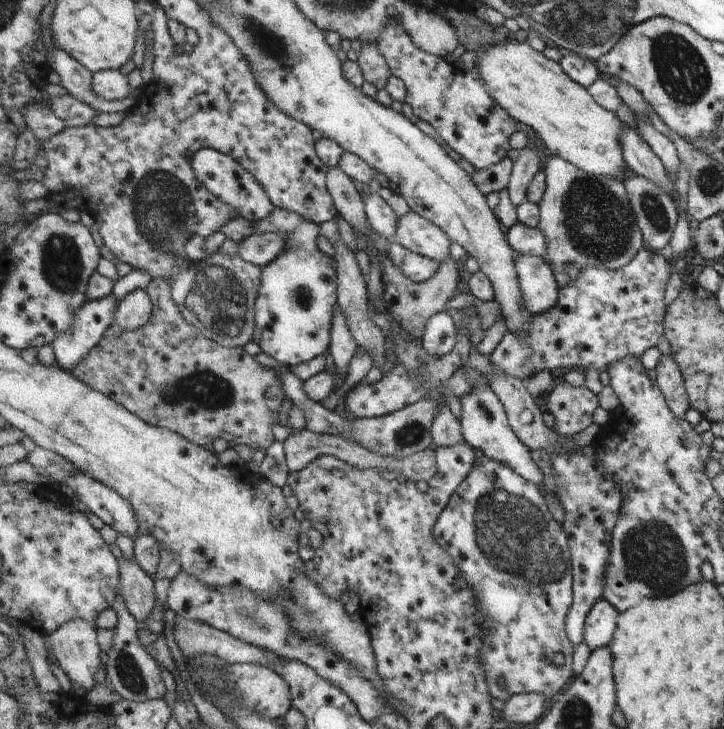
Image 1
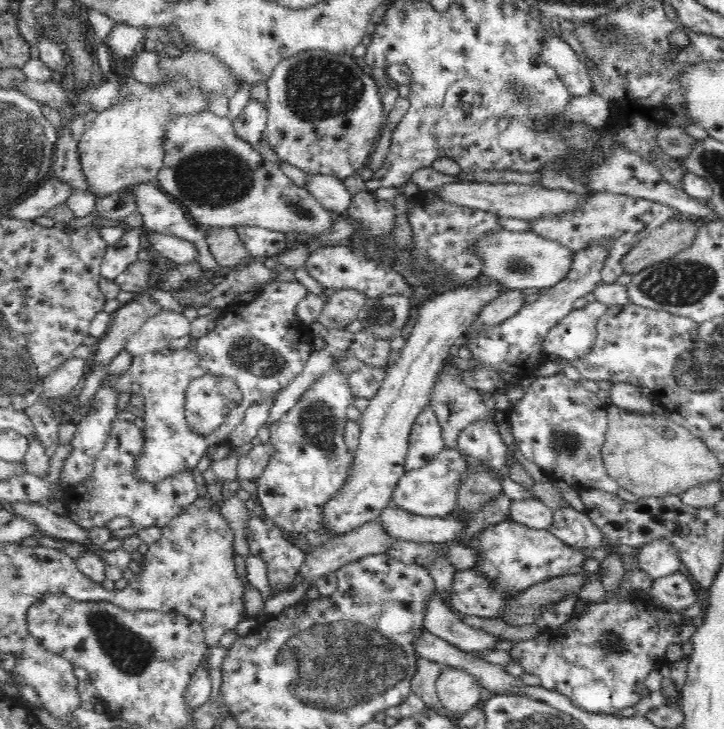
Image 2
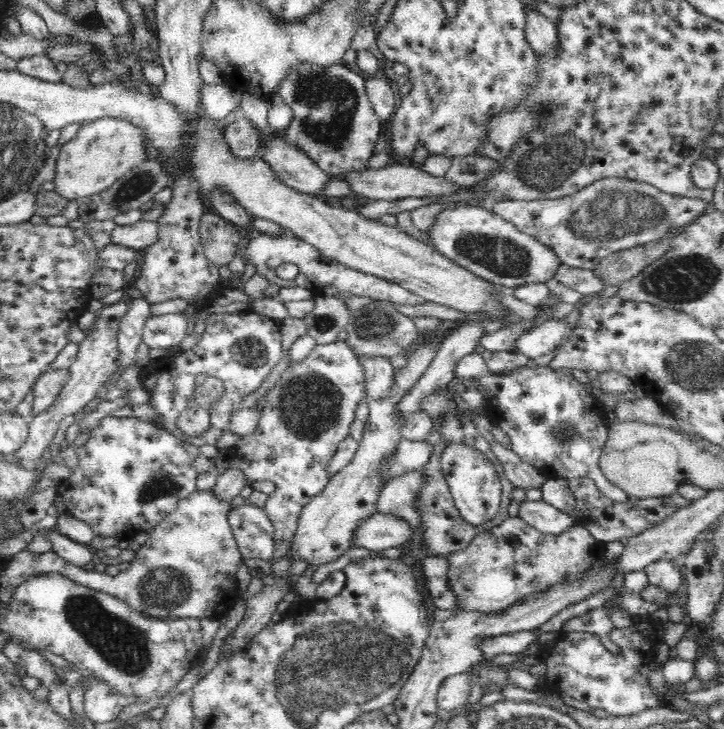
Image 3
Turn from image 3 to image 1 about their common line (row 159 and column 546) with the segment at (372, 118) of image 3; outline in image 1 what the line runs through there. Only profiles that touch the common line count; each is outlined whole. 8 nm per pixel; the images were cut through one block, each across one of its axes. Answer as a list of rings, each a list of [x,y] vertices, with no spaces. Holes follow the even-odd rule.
[[[645,246],[637,251],[625,266],[613,270],[589,267],[557,290],[557,302],[543,314],[533,315],[529,332],[523,334],[506,333],[499,346],[489,355],[497,370],[526,381],[541,370],[561,370],[561,368],[594,368],[601,372],[613,360],[629,354],[639,357],[643,350],[655,347],[664,334],[662,320],[666,310],[663,294],[669,280],[671,266],[661,255],[655,254]]]

